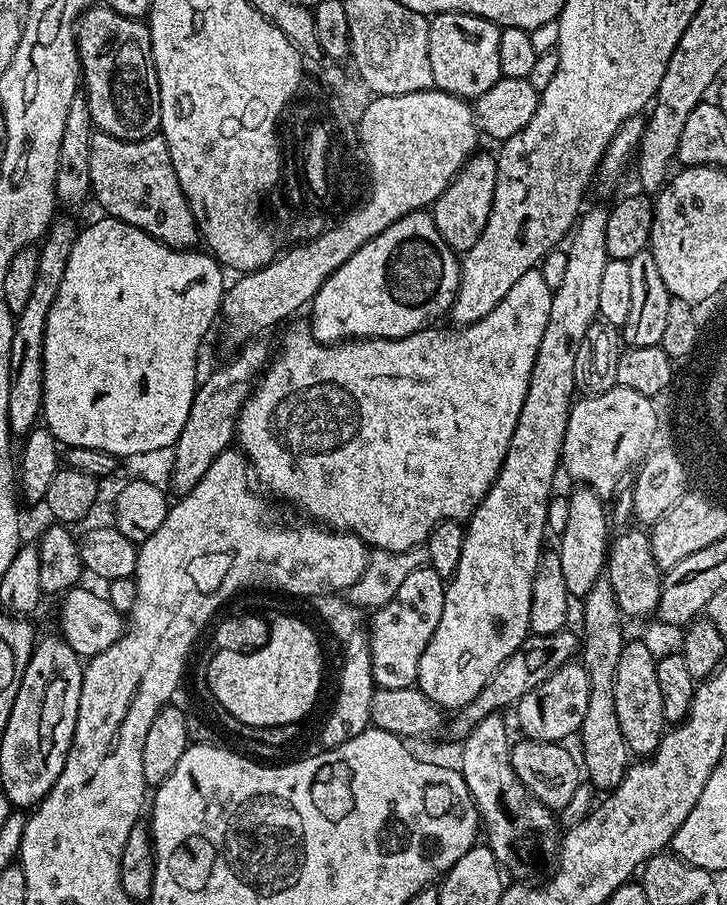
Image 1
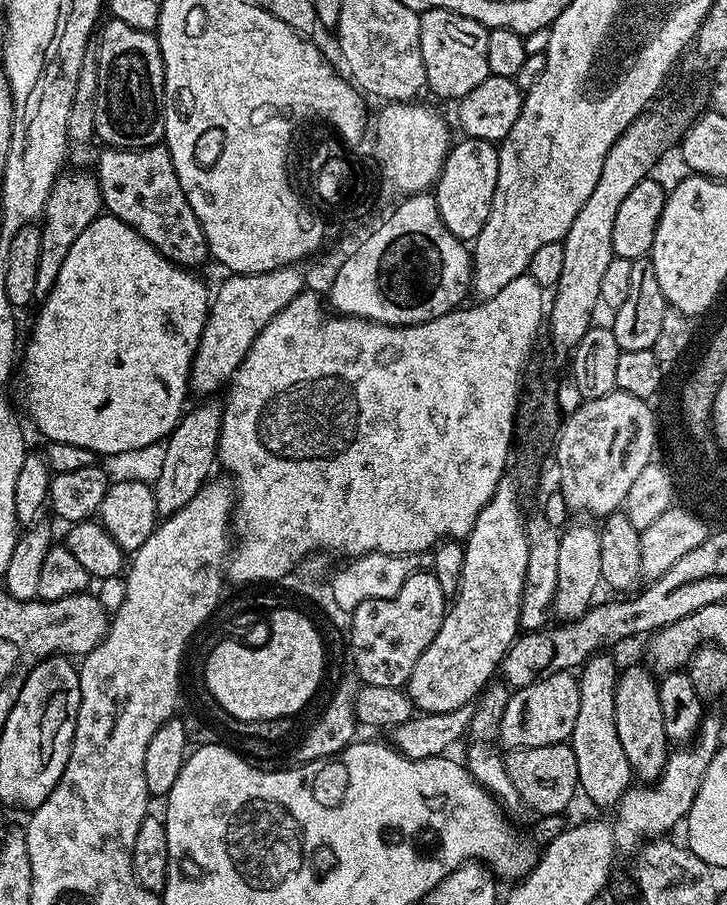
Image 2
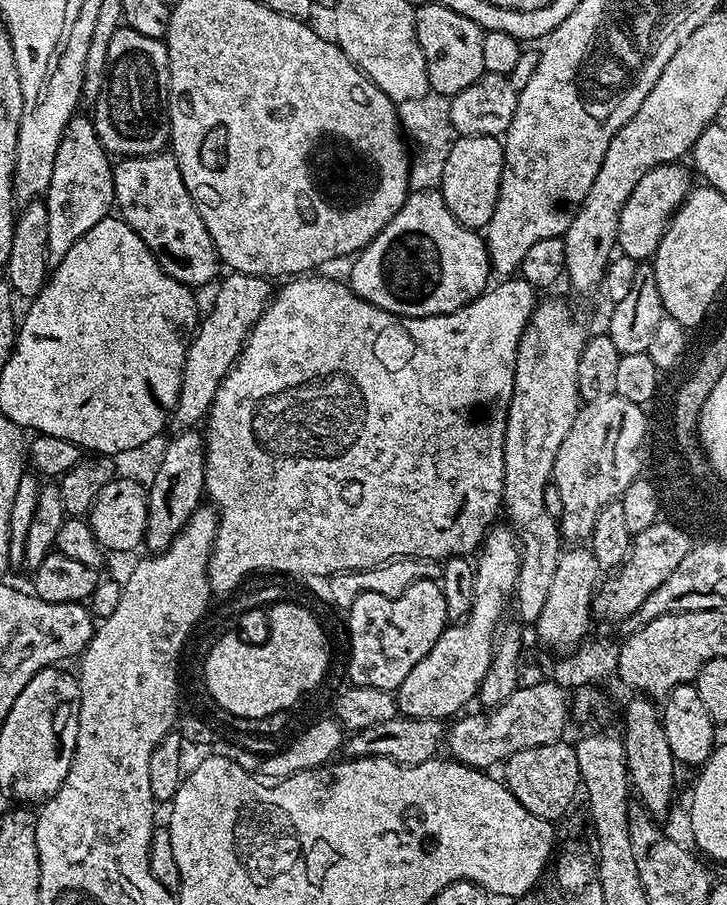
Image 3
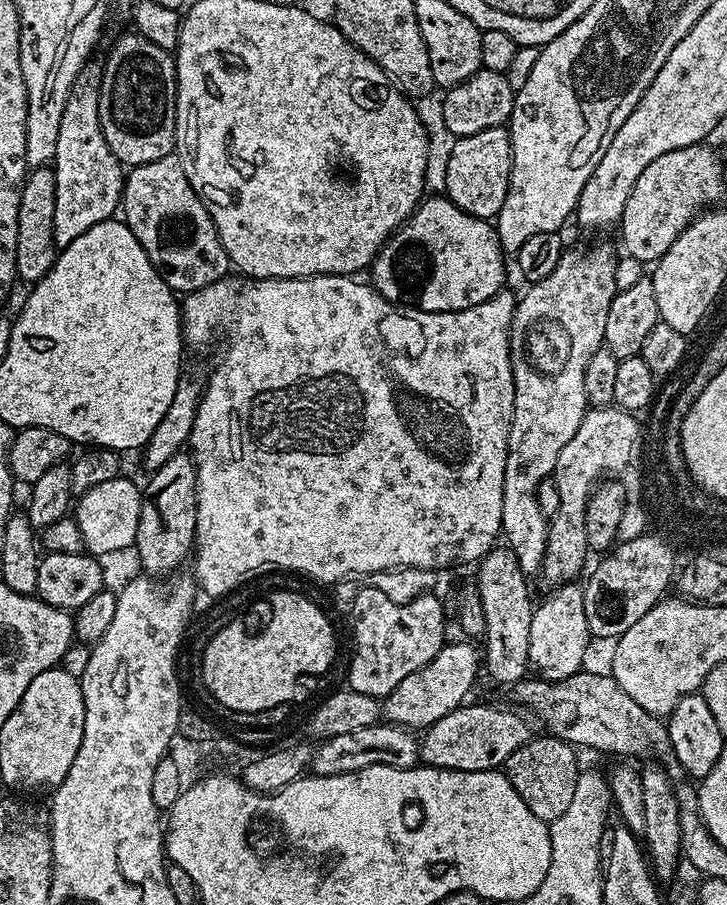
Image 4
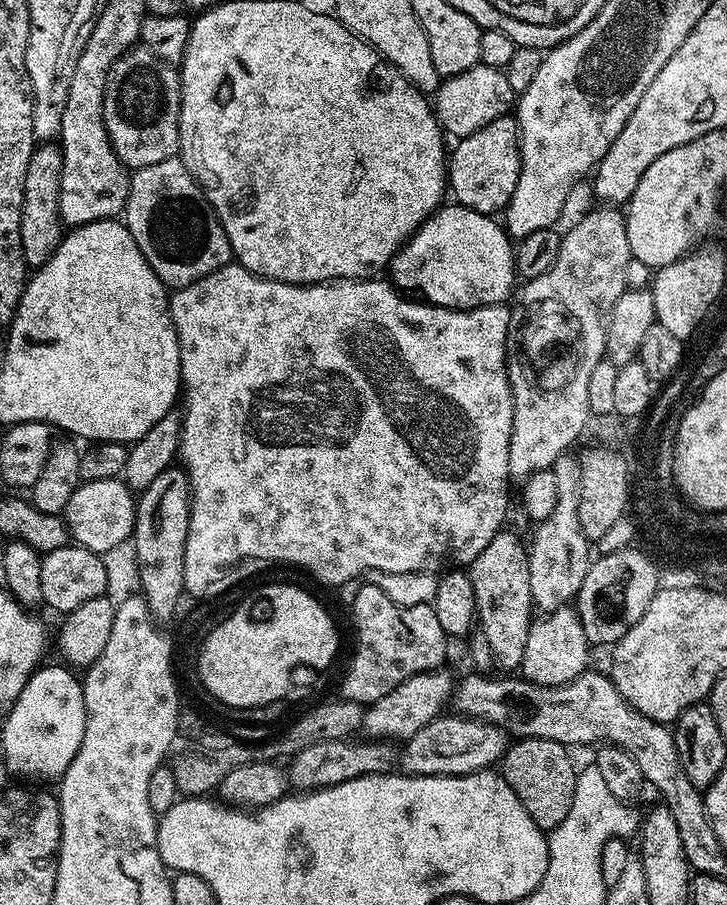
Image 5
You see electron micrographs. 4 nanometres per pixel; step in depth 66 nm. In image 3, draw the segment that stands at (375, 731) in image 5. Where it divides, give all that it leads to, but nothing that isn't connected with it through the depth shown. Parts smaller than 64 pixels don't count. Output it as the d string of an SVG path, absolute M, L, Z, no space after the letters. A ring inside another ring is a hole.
M500 527L489 528L475 557L476 593L467 620L445 628L438 642L434 642L430 654L426 654L426 658L422 658L422 662L418 662L418 666L406 674L406 682L396 689L394 695L399 715L447 721L463 713L467 709L464 707L477 699L480 683L482 678L486 678L492 661L492 642L496 629L505 619L504 600L513 599L520 569L520 546L516 542L516 533L511 527Z

